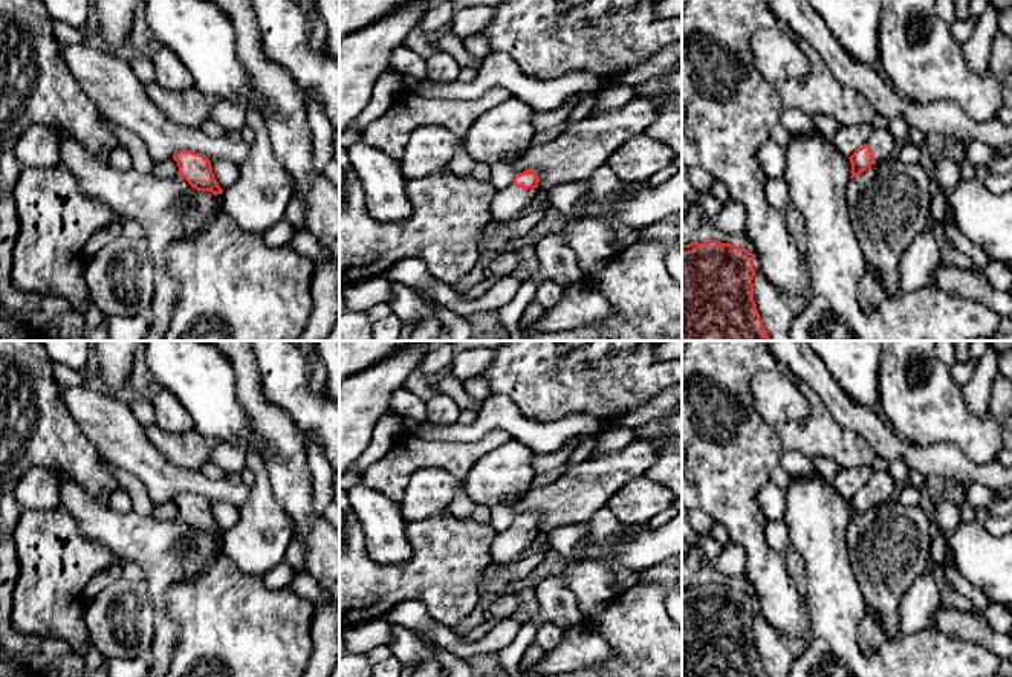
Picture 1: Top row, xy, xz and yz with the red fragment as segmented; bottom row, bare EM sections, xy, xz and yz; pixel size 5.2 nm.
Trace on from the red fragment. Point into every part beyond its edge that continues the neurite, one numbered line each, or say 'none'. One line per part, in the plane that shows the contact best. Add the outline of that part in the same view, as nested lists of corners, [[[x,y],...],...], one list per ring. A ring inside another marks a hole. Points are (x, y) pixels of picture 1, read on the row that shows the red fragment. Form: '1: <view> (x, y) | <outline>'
1: xz (511, 202) | [[[512,183],[495,193],[491,202],[492,222],[514,220],[535,208],[540,200],[543,200],[543,196],[538,188],[523,189]]]

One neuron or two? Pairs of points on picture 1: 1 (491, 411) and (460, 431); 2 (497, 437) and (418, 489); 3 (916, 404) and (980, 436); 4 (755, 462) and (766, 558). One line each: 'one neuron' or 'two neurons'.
1: one neuron
2: two neurons
3: one neuron
4: one neuron

